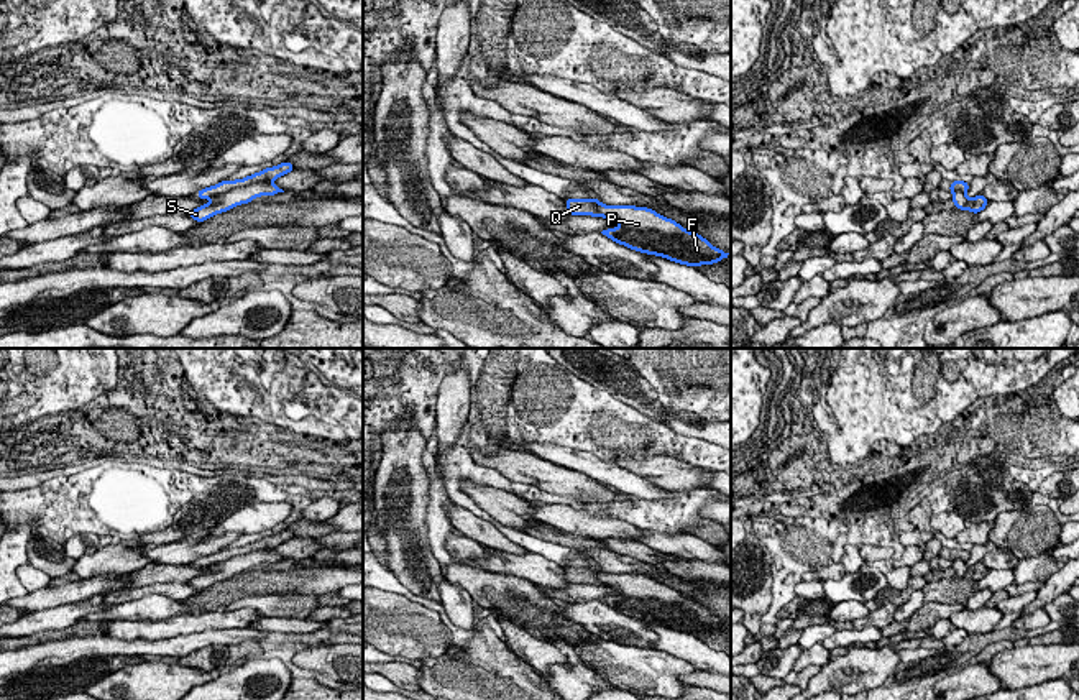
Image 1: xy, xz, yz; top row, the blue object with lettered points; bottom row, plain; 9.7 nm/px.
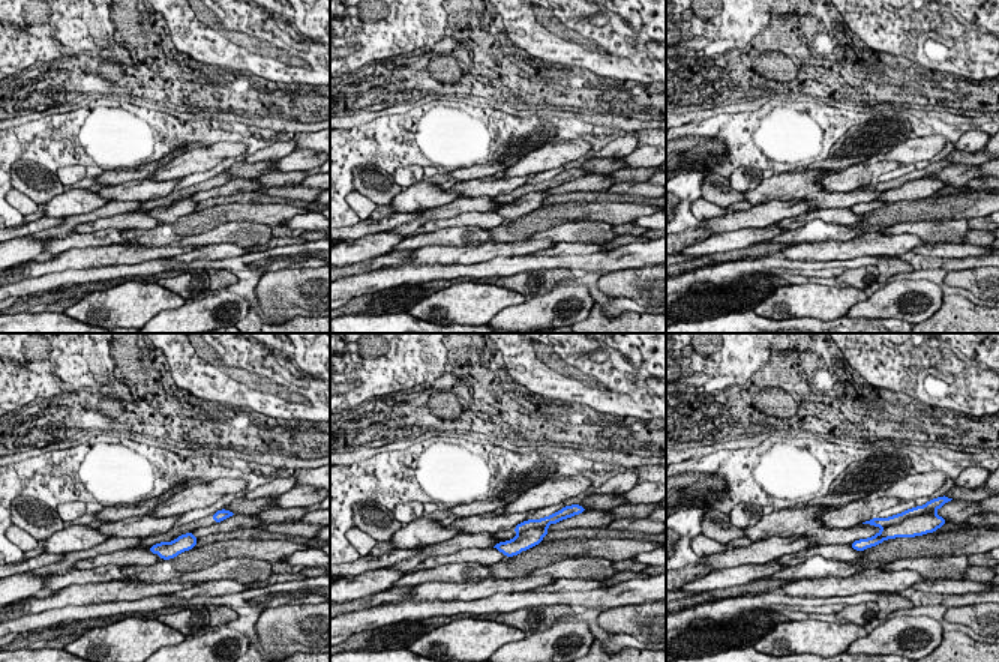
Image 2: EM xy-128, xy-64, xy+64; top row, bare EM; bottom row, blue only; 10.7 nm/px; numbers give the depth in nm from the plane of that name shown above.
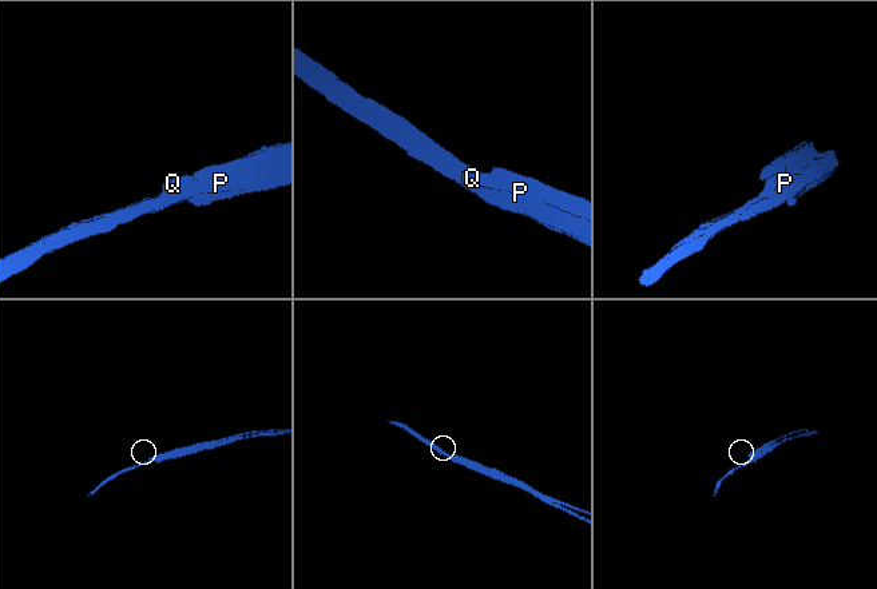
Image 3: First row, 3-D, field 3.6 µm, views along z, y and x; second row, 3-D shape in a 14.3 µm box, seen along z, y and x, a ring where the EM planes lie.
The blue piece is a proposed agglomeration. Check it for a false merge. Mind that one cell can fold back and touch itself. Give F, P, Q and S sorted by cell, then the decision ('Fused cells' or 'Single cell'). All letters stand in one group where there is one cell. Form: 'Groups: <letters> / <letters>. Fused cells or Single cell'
Groups: F P S / Q. Fused cells

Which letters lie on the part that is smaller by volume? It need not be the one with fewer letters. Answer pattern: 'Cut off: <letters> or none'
Cut off: Q

